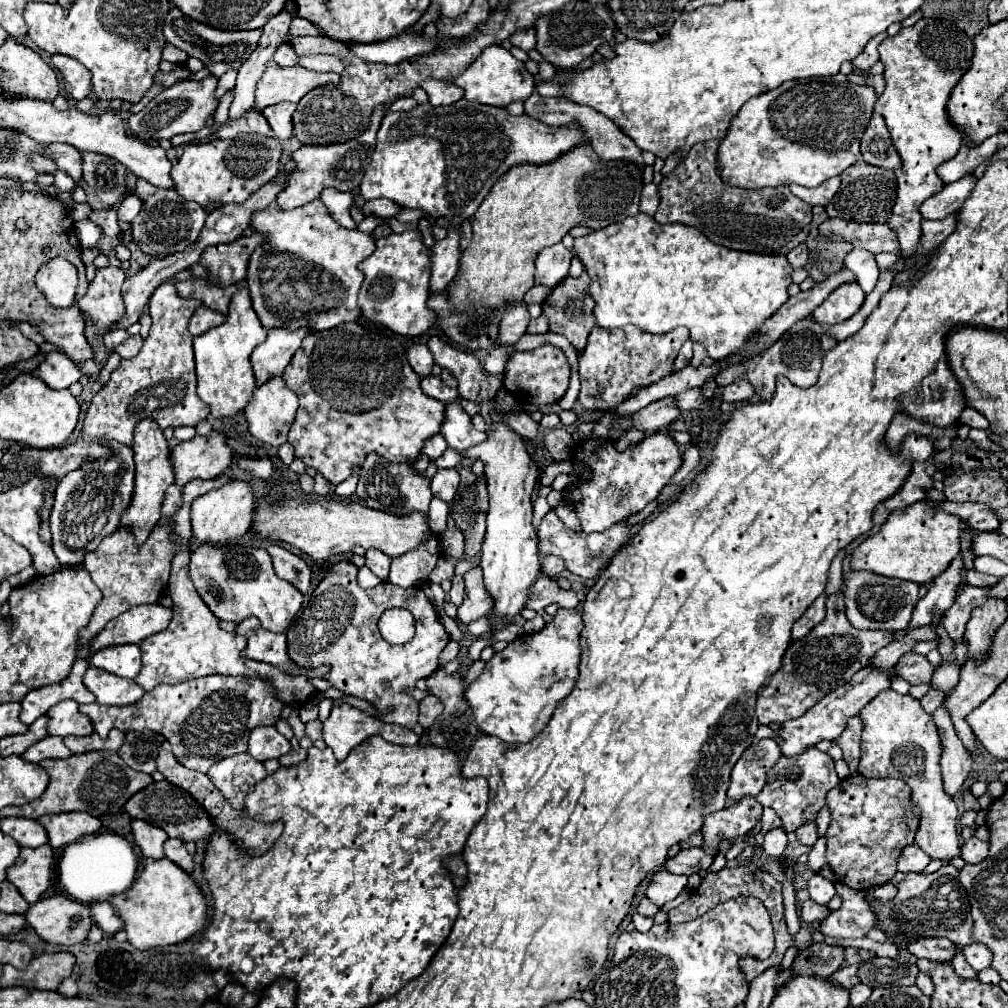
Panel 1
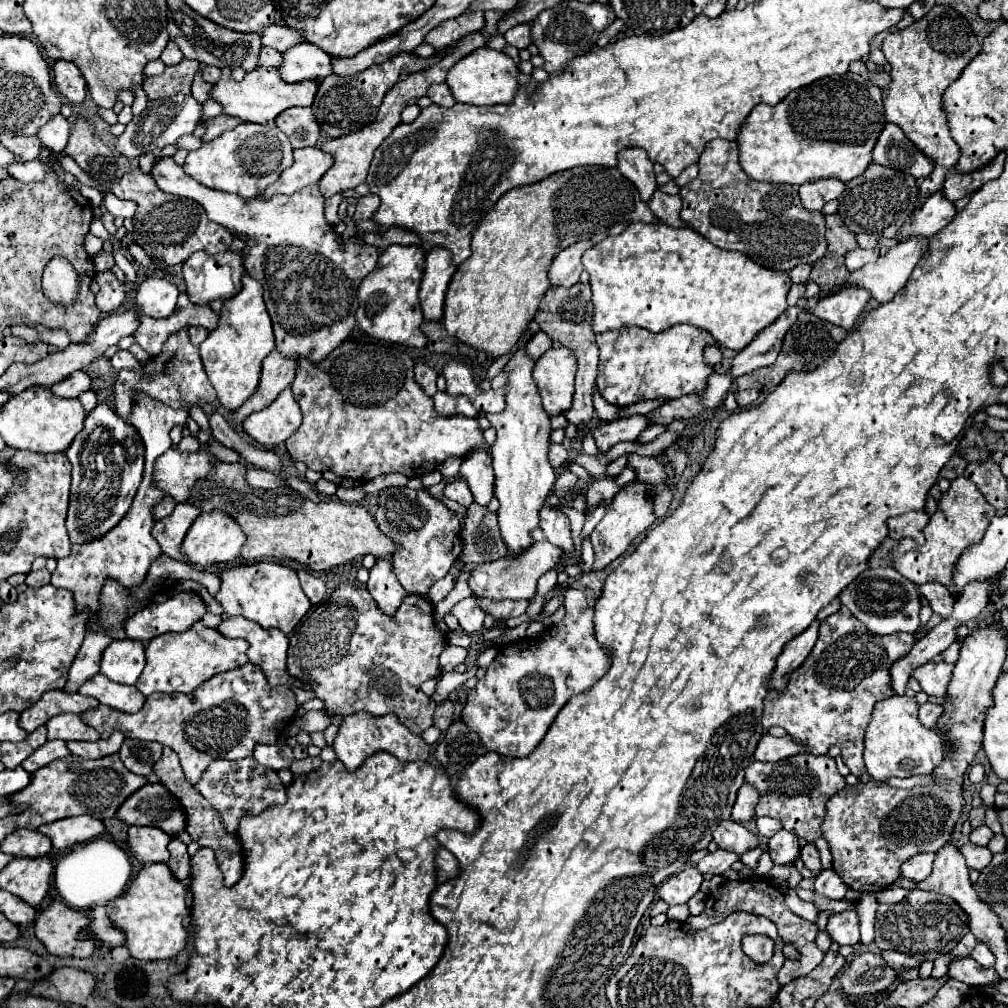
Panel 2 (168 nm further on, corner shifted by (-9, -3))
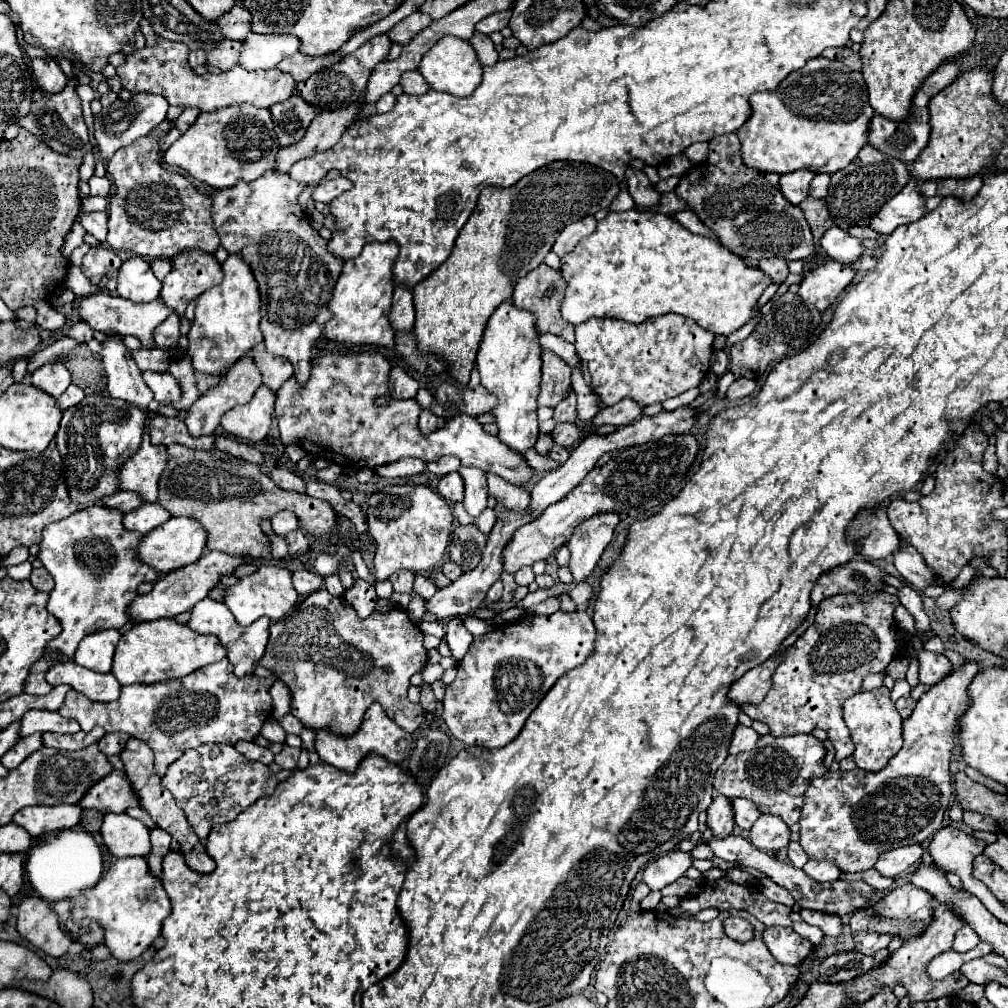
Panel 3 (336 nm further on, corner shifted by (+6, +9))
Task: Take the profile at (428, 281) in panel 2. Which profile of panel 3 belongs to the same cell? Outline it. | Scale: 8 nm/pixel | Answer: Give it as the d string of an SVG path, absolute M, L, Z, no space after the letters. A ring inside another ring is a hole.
M405 285L395 287L393 307L389 313L389 321L395 329L411 331L415 325L415 307L413 307L413 289L405 289Z

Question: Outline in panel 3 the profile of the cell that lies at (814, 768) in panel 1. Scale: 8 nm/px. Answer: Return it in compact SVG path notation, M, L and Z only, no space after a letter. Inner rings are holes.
M765 735L757 741L757 747L753 751L727 755L725 763L715 773L713 787L717 789L717 793L729 799L745 797L753 801L761 813L777 815L787 825L793 825L799 821L803 795L807 787L811 785L813 779L827 773L827 767L823 765L823 757L825 757L825 747L813 735L791 735L791 737Z

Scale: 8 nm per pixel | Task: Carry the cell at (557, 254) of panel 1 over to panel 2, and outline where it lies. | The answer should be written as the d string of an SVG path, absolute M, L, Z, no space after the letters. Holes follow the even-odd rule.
M580 241L576 245L570 245L568 249L560 251L556 261L552 261L550 271L548 271L552 285L560 285L560 287L576 285L580 273L584 271L582 255L586 249L592 249L592 247L594 247L592 241Z

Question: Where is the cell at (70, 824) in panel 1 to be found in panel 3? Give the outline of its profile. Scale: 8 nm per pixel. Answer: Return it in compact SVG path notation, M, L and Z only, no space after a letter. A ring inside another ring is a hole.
M55 805L55 807L25 807L15 813L13 821L25 827L31 837L55 833L61 829L73 829L81 821L79 805Z

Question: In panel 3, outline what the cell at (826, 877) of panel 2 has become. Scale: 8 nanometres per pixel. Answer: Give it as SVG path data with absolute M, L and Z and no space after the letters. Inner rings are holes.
M809 859L803 867L803 871L813 877L815 881L837 881L841 877L841 871L833 865L833 861L813 861Z

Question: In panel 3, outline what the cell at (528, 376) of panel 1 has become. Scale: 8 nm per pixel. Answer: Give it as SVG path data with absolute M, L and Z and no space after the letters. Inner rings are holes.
M541 351L543 361L543 377L541 377L541 391L539 391L539 405L555 407L561 397L567 395L571 389L571 369L565 361L561 361L553 351Z

